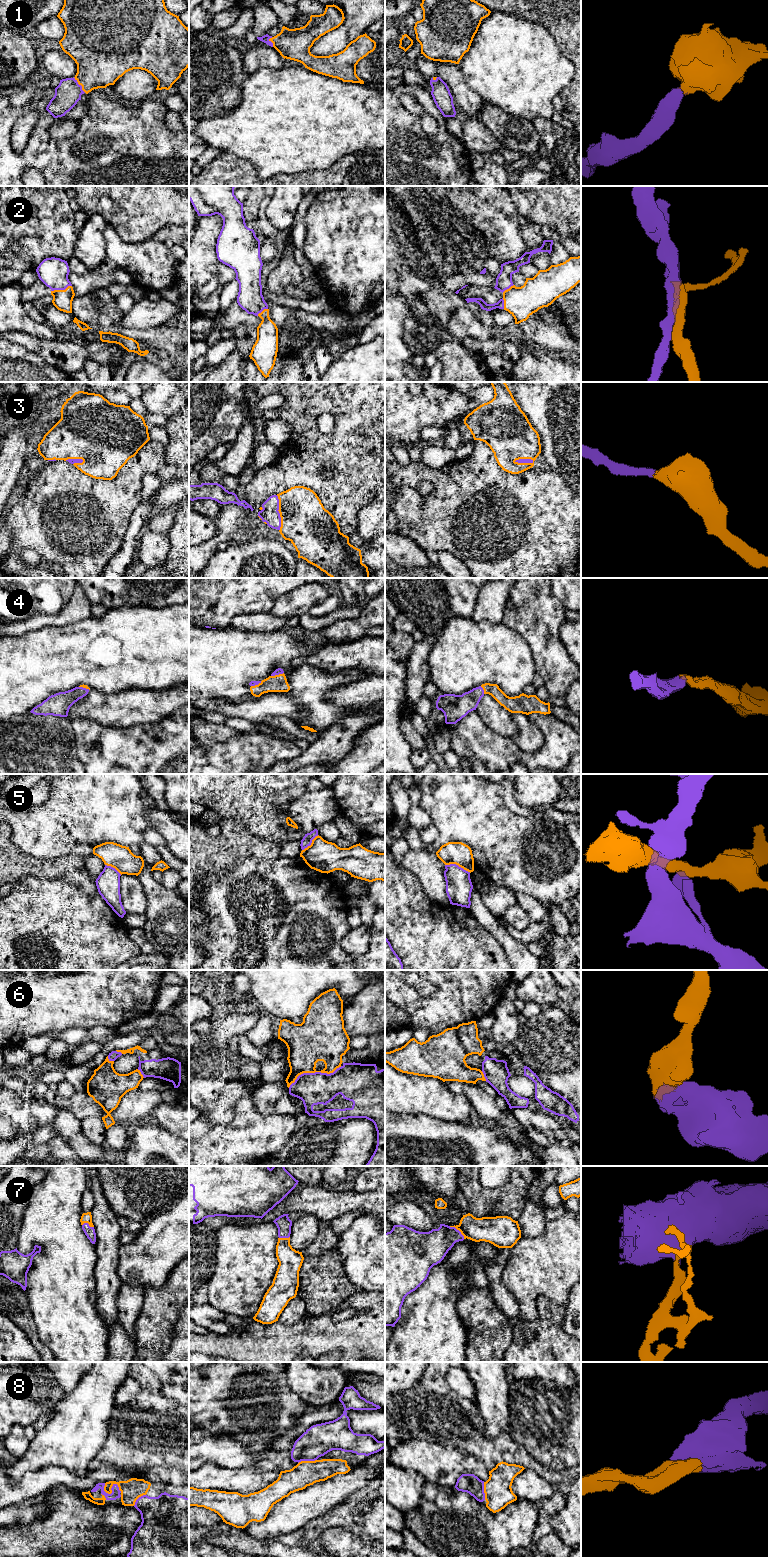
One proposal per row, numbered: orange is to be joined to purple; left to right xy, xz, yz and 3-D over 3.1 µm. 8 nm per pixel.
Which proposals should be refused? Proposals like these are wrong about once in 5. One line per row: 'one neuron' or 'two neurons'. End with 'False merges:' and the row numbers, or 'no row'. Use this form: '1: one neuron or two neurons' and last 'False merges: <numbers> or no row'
1: one neuron
2: one neuron
3: one neuron
4: one neuron
5: two neurons
6: one neuron
7: one neuron
8: one neuron
False merges: 5

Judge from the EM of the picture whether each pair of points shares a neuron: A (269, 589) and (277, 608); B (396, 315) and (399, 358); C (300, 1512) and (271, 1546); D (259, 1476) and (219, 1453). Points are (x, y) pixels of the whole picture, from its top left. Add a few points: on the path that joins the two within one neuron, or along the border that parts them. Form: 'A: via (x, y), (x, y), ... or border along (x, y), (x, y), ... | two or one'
A: border along (295, 588), (276, 598), (268, 612) | two
B: via (395, 326), (395, 347) | one
C: border along (250, 1535), (258, 1539), (273, 1539) | two
D: border along (224, 1467), (271, 1469) | two

